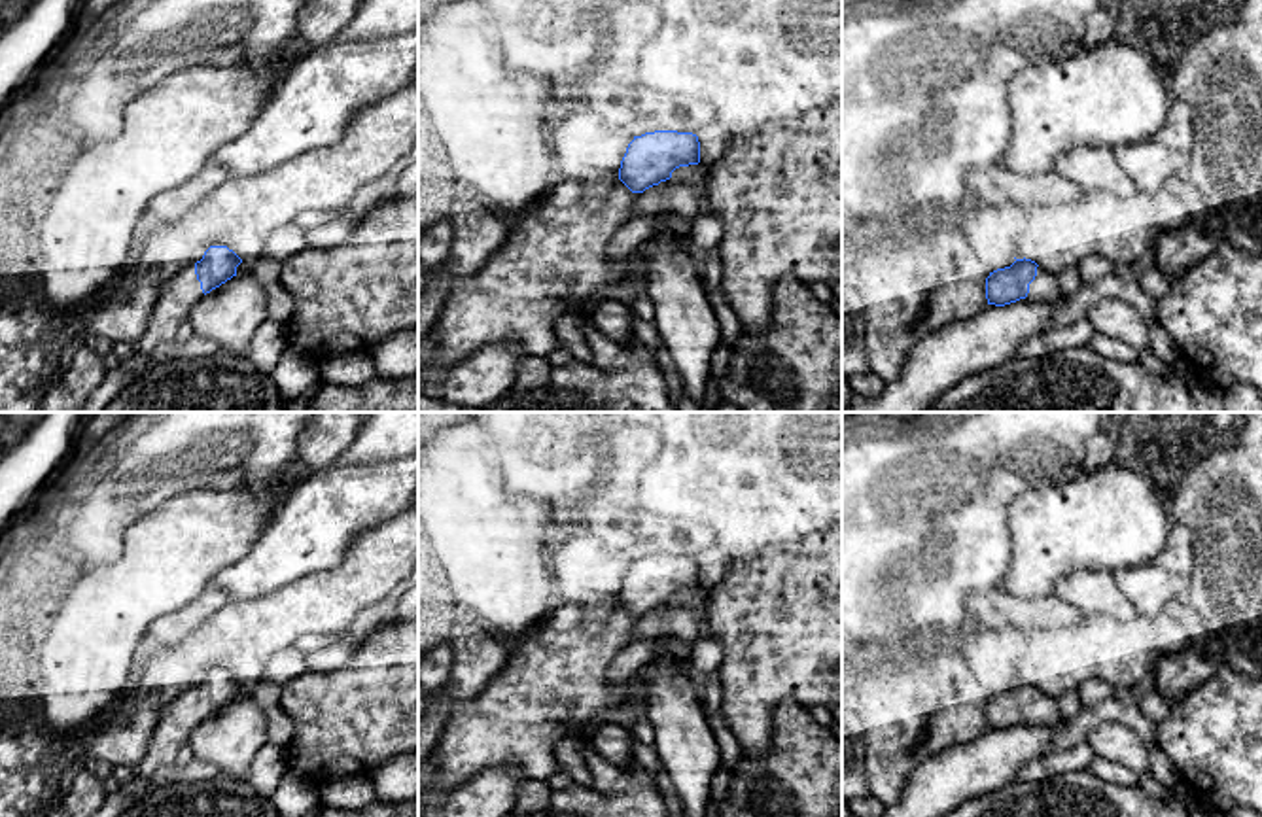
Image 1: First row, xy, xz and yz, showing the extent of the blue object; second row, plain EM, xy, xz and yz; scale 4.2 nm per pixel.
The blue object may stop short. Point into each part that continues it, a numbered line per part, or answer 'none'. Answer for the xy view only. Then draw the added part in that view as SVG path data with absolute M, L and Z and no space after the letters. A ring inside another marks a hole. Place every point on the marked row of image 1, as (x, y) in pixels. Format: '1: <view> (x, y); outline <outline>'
1: xy (182, 292); outline M195 265L182 269L163 284L161 295L149 316L144 335L136 340L136 354L149 354L163 342L174 342L184 320L204 297Z

